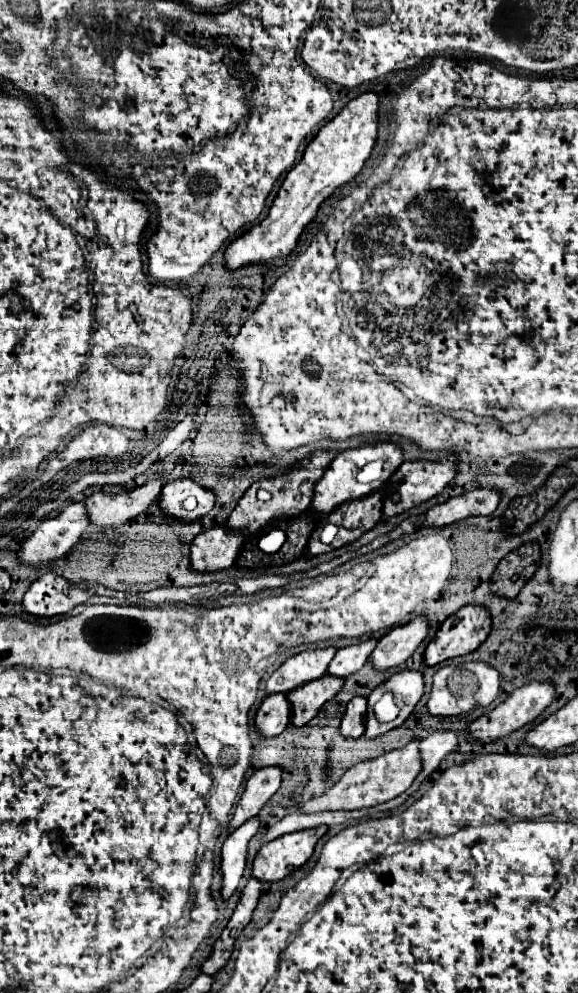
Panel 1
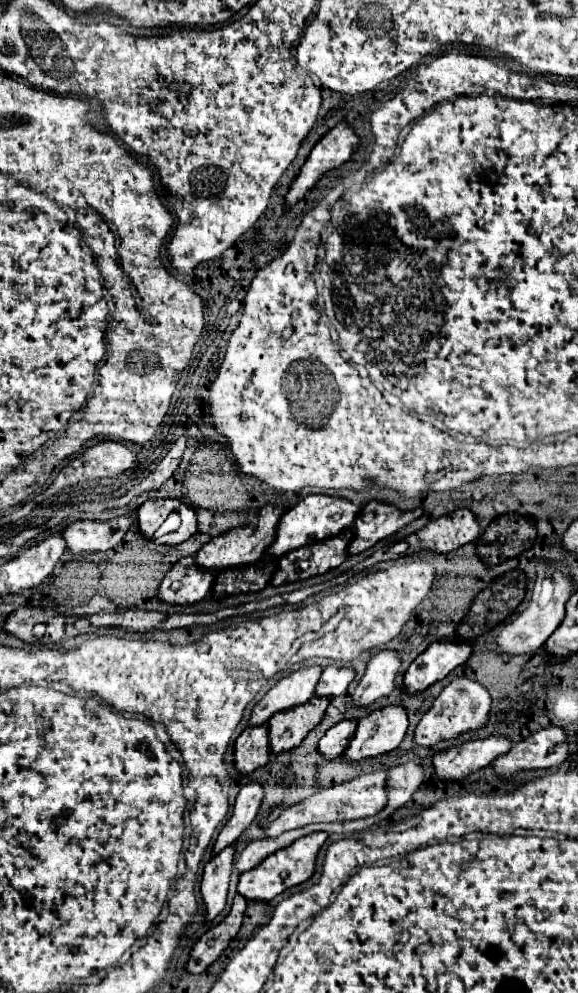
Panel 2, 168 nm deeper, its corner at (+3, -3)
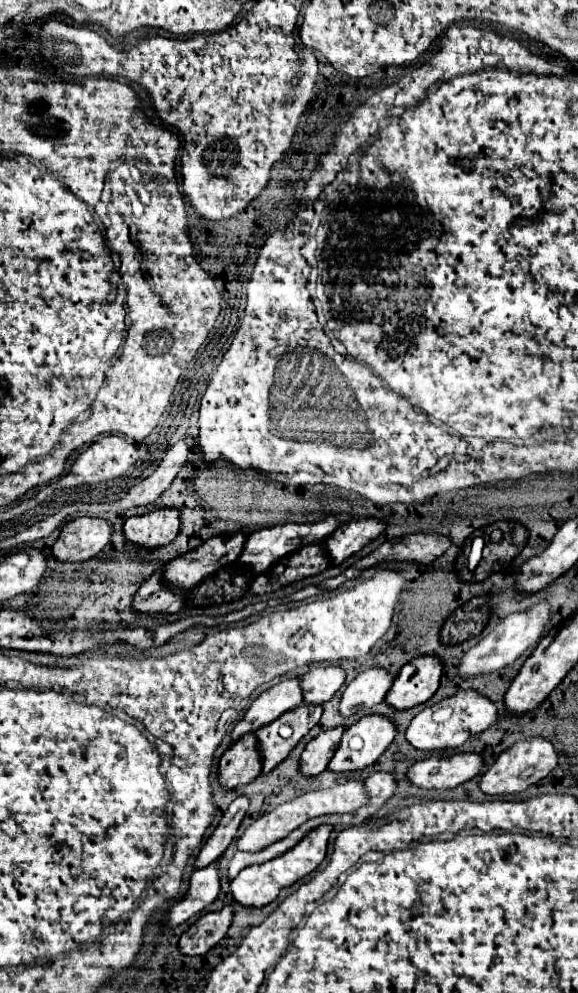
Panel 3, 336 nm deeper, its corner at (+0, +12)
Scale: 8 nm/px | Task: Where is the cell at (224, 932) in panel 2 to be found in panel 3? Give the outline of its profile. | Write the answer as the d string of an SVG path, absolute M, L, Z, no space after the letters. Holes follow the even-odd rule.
M225 905L219 911L203 915L181 935L179 939L181 953L205 955L227 935L231 921L233 921L233 905Z

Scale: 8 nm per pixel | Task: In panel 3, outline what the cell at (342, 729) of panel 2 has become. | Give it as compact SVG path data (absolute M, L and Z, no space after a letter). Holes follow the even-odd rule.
M337 727L331 731L321 731L315 739L311 739L305 745L305 751L301 753L301 771L303 775L317 775L327 769L345 729Z

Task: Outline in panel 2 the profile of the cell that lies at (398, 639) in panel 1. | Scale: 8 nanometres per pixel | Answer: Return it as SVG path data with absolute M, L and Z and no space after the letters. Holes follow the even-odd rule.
M392 650L378 652L368 662L366 674L362 676L360 684L352 692L352 704L366 708L372 702L388 696L394 690L394 678L398 670L400 670L398 652L392 652Z

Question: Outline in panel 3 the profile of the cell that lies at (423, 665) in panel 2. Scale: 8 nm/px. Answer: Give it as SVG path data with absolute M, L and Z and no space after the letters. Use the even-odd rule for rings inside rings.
M433 655L415 657L401 667L385 701L397 709L409 709L413 705L425 703L437 691L441 673L443 661L439 657Z

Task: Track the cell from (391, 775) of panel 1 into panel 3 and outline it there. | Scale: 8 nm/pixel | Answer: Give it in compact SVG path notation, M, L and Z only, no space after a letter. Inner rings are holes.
M349 779L349 781L339 783L335 787L329 787L329 789L319 789L319 791L303 793L303 795L295 797L293 801L281 803L271 813L265 813L259 819L255 819L245 829L245 833L239 837L237 849L241 849L241 851L257 851L257 849L263 849L263 847L271 845L273 841L287 837L289 831L297 829L301 823L305 823L311 817L319 817L319 815L325 815L325 813L353 813L359 807L365 807L367 803L369 803L369 793L367 793L367 787L365 787L365 781L363 779Z

